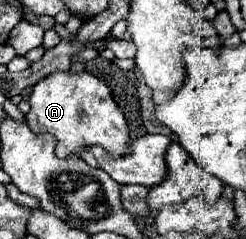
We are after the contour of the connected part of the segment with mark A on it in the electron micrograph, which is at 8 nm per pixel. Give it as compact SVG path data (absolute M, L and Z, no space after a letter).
M55 71L55 75L43 77L33 85L29 105L31 109L25 119L31 131L35 131L37 135L55 135L57 157L69 157L79 153L83 147L93 145L105 147L111 155L125 155L129 151L129 129L121 109L111 95L111 89L103 85L99 77L87 71Z

